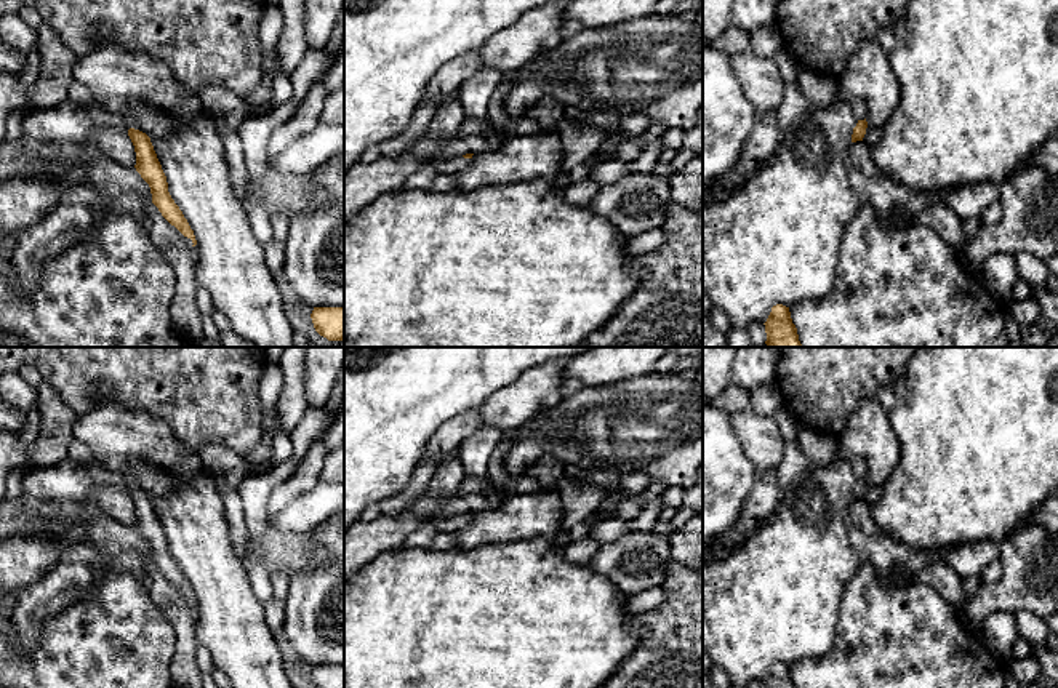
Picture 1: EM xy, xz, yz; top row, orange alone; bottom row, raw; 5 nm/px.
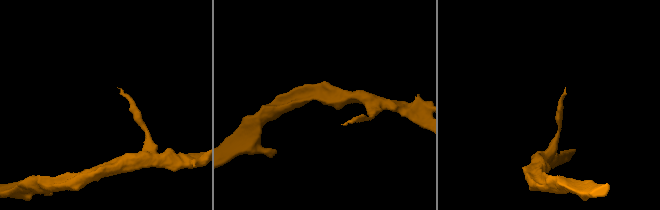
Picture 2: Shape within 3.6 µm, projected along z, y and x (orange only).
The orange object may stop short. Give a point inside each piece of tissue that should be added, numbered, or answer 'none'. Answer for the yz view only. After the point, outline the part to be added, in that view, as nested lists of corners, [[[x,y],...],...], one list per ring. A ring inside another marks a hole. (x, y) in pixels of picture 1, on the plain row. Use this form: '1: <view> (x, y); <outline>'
none

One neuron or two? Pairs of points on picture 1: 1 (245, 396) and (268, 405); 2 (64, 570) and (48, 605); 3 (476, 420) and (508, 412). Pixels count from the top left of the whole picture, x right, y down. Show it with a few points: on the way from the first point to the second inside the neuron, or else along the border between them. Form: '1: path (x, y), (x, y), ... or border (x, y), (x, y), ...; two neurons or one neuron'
1: border (266, 365), (260, 383), (263, 432); two neurons
2: path (63, 578), (48, 597); one neuron
3: border (476, 408), (484, 423); two neurons

